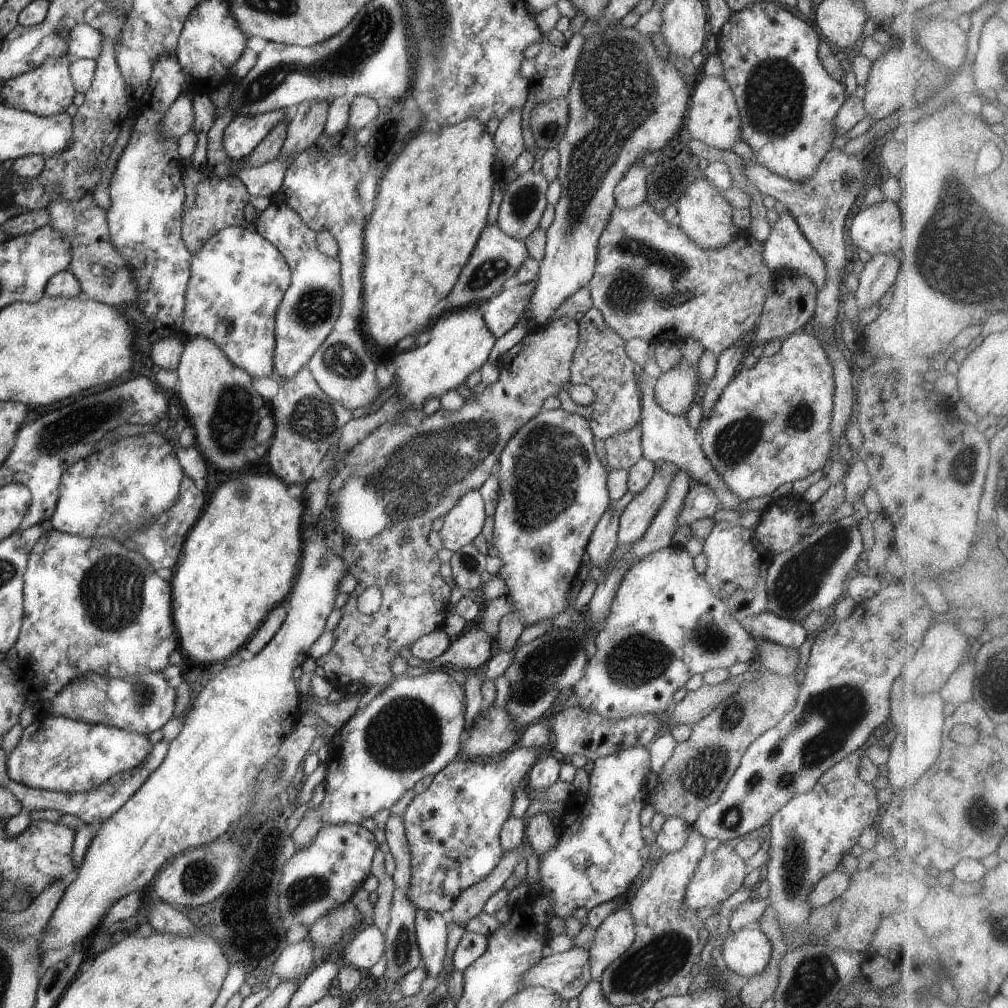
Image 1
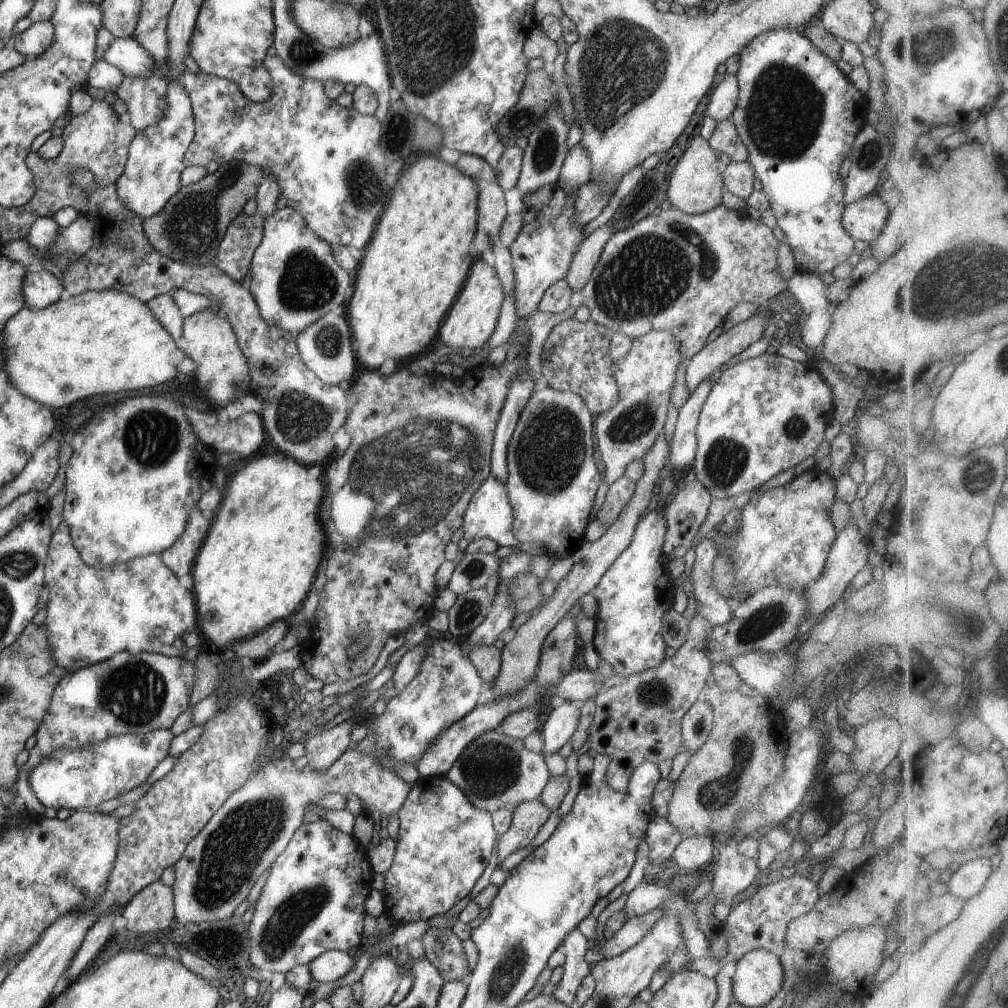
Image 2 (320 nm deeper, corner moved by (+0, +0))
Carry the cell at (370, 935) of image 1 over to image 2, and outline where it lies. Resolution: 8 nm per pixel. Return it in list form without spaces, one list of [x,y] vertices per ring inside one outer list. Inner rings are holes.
[[[328,950],[309,963],[314,984],[336,982],[356,966],[348,952]]]

